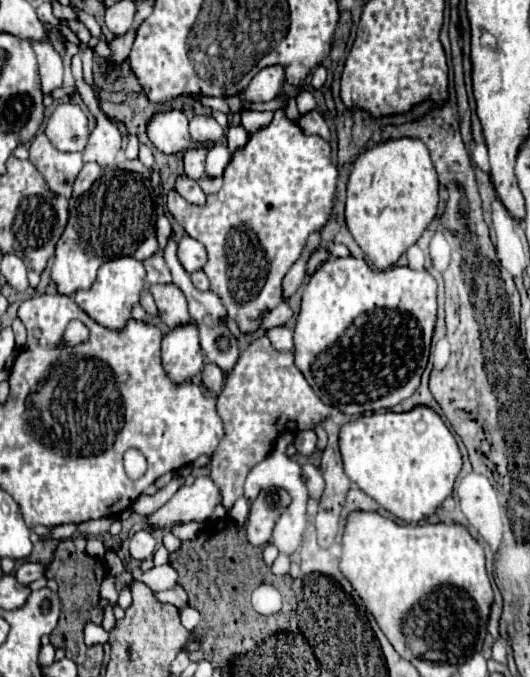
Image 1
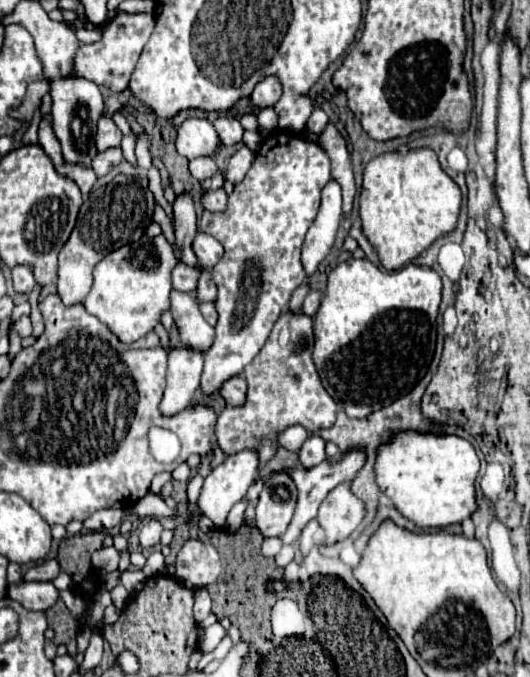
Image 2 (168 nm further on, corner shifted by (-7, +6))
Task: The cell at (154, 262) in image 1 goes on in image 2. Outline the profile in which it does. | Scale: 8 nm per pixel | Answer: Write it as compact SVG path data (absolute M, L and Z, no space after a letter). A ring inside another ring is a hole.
M178 262L176 270L172 272L174 290L178 290L178 292L194 292L196 286L198 286L200 276L202 276L202 266L200 264L188 266L184 262Z

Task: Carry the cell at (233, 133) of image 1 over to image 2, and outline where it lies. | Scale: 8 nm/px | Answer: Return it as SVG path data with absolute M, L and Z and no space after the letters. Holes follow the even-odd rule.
M242 146L240 150L236 150L236 154L234 154L234 156L230 158L230 162L228 162L226 180L232 182L232 184L242 182L244 176L246 176L246 172L250 170L252 162L254 162L254 154L252 154L246 146Z

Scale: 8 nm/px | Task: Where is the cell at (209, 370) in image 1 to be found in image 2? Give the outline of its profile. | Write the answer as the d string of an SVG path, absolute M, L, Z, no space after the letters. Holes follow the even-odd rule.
M230 378L224 386L222 386L222 398L226 400L228 406L244 406L246 402L246 390L248 390L248 384L240 378Z

